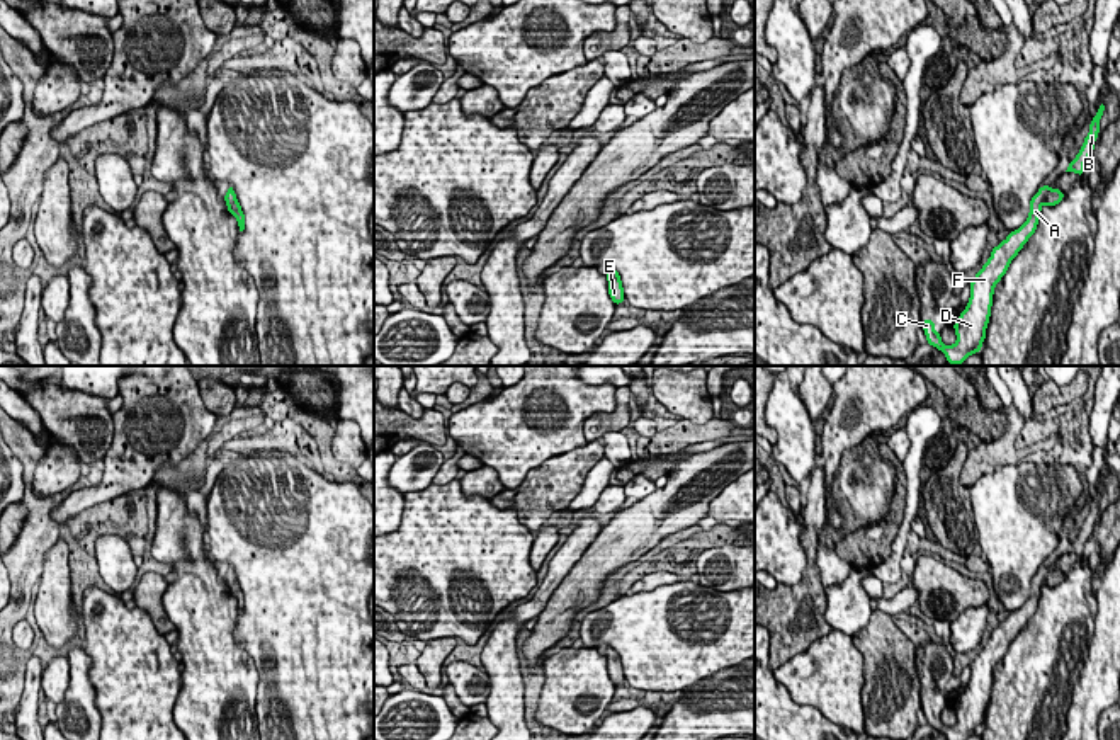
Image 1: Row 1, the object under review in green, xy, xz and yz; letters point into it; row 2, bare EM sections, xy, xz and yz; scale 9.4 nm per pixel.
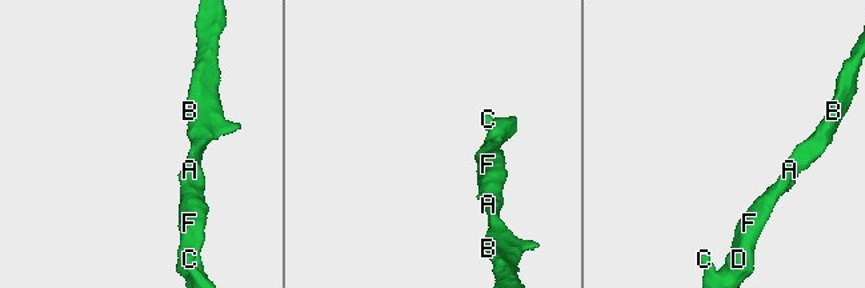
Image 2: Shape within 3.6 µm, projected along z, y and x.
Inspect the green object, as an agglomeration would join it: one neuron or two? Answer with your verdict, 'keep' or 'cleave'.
keep

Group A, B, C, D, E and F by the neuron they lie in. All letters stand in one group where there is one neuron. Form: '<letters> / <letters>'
A B C D E F

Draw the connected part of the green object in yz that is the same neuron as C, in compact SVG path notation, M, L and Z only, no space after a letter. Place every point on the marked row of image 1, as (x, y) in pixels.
M1042 185L1030 201L1030 213L1027 221L1015 231L1011 231L1004 242L999 242L993 248L991 257L982 269L970 281L970 298L967 308L960 313L953 323L957 342L953 345L943 345L940 332L935 330L935 320L921 320L926 342L947 357L948 364L959 366L970 354L982 349L986 339L986 328L991 316L994 286L1006 274L1011 260L1018 255L1028 238L1035 233L1042 206L1055 206L1064 199L1064 192Z

